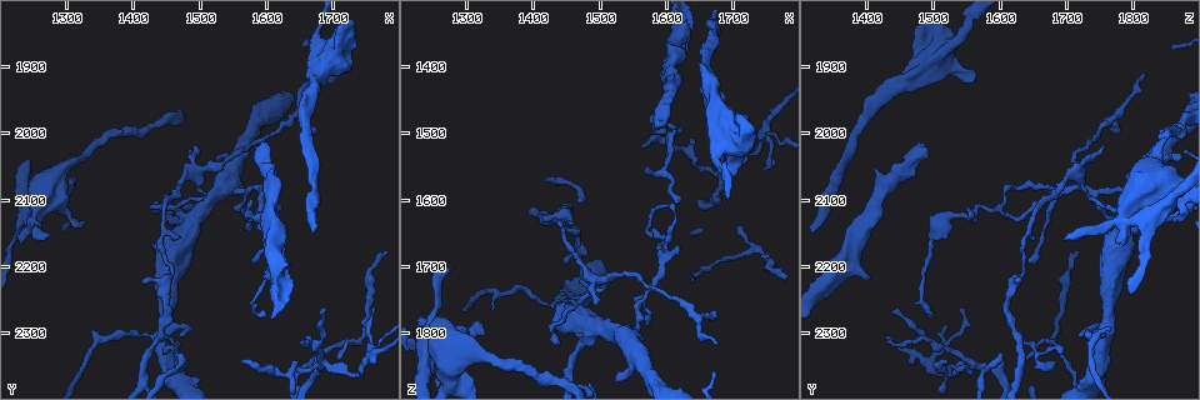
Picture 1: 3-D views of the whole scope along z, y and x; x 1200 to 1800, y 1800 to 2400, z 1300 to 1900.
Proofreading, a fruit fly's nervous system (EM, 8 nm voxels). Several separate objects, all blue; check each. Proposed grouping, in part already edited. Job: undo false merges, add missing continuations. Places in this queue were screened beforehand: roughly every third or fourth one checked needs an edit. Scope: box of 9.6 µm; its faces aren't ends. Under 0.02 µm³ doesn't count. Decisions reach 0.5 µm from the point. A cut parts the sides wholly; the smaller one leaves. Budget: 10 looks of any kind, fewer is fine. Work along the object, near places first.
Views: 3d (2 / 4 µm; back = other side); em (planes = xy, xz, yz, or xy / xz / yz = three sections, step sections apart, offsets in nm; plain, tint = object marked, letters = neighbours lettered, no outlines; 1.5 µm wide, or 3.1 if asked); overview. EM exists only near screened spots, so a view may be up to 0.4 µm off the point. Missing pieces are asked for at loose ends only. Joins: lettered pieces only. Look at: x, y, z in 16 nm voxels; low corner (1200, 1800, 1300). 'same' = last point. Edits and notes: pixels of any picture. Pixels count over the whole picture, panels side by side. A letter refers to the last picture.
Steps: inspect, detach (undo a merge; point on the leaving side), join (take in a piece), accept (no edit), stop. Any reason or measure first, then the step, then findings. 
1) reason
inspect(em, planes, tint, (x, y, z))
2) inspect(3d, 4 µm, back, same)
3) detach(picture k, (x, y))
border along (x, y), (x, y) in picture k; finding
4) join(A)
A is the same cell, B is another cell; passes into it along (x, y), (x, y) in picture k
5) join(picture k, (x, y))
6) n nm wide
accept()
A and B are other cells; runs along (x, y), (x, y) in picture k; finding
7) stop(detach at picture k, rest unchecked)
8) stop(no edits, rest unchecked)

tapers out
inspect(em, planes, letters, (1435, 2100, 1815))

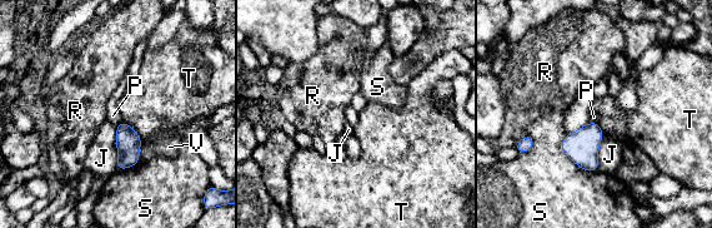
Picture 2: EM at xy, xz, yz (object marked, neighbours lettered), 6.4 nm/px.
accept()
J, P, R, S, T and V are other cells; no lettered piece goes on from it

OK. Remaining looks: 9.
inspect(3d, 2 µm, back, (1495, 2015, 1755))

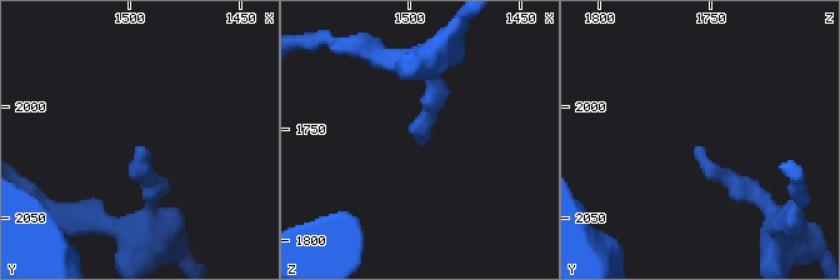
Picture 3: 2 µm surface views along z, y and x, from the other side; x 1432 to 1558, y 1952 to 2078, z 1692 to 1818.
need the tissue
inspect(em, planes, tint, (1497, 2018, 1754))

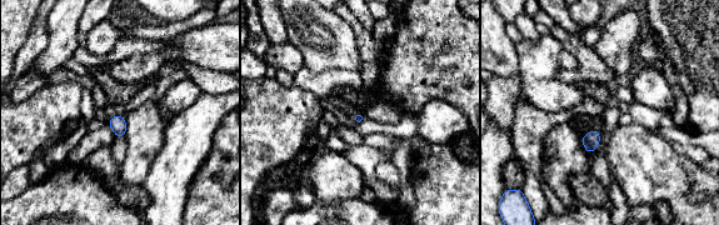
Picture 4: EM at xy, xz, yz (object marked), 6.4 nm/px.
inspect(em, planes, letters, same)

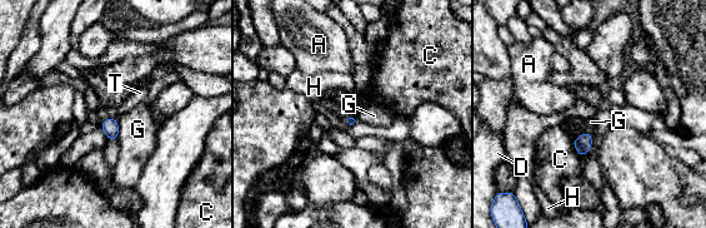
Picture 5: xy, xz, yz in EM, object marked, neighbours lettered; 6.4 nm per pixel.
C touches over 130 nm
accept()
A, C, D, G, H and T are other cells; none of them fits

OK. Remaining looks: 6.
free end
inspect(3d, 2 µm, (1670, 1995, 1765))

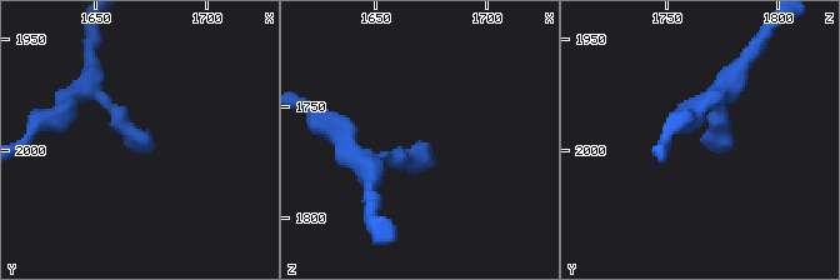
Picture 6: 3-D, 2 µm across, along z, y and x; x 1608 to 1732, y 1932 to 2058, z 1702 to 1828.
shape alone is not enough
inspect(em, planes, tint, (1672, 1996, 1767))

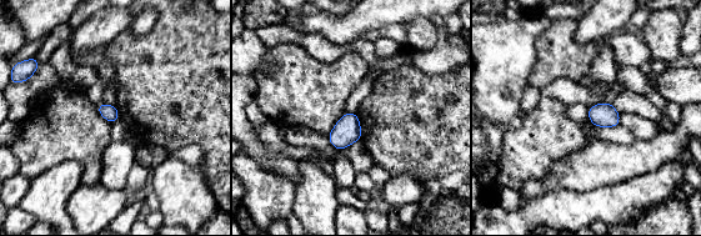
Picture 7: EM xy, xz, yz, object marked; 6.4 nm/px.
inspect(em, planes, letters, same)

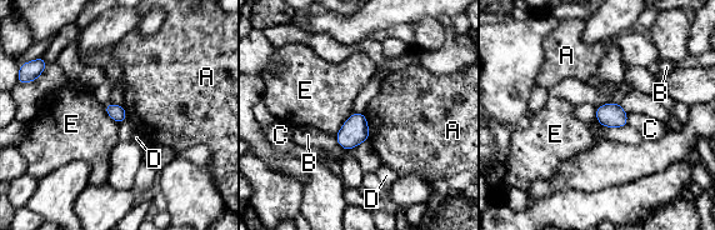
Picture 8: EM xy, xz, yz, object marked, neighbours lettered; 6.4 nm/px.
accept()
A, B, C, D and E are other cells; border along (354, 111), (335, 135) in picture 8; none of them fits

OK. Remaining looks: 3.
stops while still wide
inspect(3d, 4 µm, (1705, 1850, 1470))

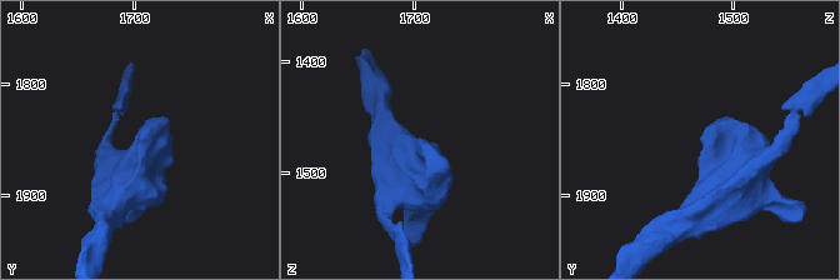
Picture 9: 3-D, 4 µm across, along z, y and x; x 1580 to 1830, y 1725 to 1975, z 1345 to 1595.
shape alone is not enough
inspect(em, yz, step 4, tint, (1704, 1850, 1472))

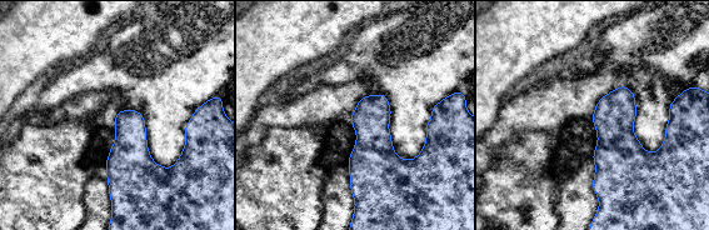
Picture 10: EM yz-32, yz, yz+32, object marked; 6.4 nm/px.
cut it another way
inspect(em, planes, letters, same)

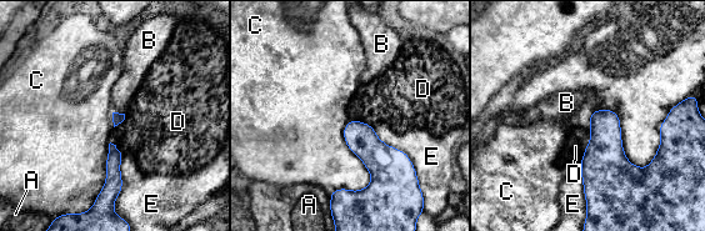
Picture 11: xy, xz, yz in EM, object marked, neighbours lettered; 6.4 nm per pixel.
C touches over 600 nm
accept()
A, B, C, D and E are other cells; border along (675, 105), (589, 130) in picture 11; none of them fits

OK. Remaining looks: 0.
stop(no edits, rest unchecked)

